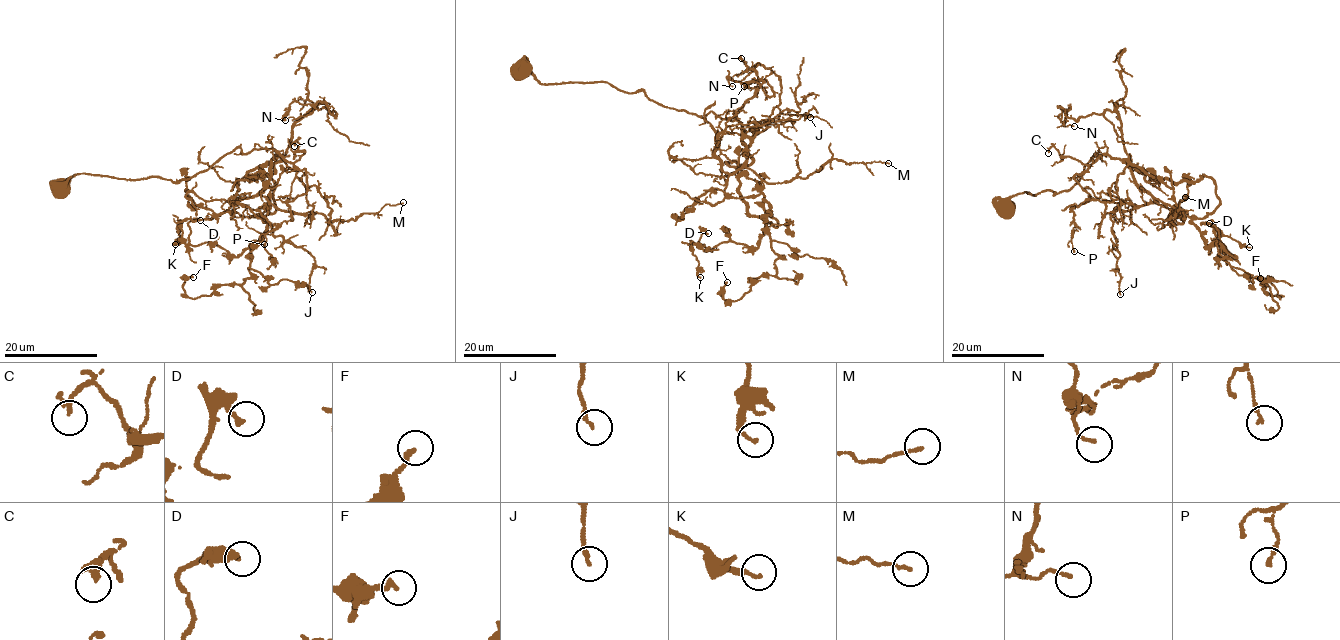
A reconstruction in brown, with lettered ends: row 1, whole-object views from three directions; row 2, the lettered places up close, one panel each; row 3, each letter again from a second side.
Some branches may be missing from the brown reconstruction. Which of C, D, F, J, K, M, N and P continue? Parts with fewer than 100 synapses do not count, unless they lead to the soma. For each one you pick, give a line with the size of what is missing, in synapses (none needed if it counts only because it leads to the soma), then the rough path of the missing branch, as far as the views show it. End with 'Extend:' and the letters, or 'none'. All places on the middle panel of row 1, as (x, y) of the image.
Extend: none

